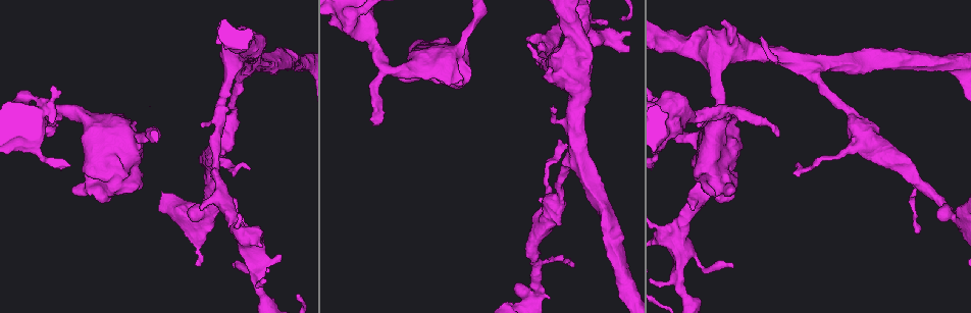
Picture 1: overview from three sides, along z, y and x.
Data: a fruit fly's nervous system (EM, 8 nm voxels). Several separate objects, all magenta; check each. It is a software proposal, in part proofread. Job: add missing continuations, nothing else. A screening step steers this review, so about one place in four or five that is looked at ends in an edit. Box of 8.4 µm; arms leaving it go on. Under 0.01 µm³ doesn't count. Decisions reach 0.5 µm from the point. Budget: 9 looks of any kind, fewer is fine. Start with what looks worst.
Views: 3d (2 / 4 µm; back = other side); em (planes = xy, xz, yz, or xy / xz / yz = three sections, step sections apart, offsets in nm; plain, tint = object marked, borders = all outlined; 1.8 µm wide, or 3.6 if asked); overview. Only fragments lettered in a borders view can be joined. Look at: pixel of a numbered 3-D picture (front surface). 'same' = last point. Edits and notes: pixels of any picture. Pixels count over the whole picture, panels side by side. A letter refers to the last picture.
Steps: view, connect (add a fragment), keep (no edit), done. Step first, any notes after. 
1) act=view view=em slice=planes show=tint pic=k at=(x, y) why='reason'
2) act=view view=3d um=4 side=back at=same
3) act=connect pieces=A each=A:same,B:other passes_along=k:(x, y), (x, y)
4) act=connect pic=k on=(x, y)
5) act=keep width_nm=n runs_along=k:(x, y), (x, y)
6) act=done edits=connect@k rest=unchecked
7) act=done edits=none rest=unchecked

act=view view=3d um=4 pic=1 at=(372, 125) why='an open end'

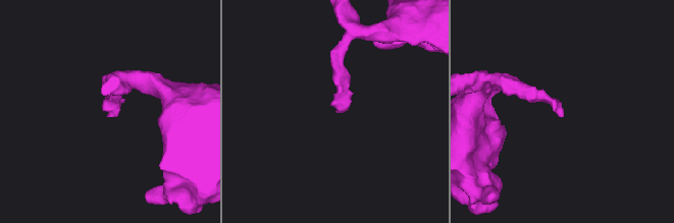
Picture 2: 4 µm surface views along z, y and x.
act=view view=em slice=planes show=borders pic=2 at=(563, 116) why='now the EM'

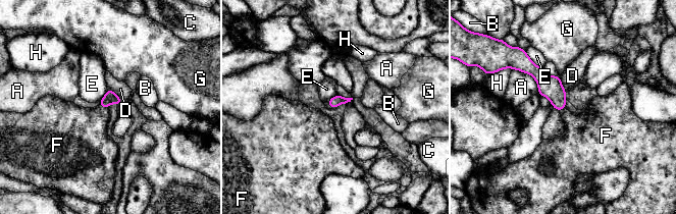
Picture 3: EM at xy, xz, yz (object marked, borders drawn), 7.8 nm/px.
act=connect pieces=F longest_contact=A:300nm each=A:other,B:other,C:other,D:other,E:other,F:same,G:other,H:other found='it goes on there'

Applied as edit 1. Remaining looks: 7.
act=view view=em um=3.6 slice=planes show=borders pic=1 at=(734, 180) why='touches itself'

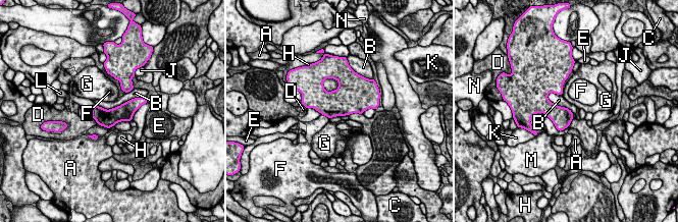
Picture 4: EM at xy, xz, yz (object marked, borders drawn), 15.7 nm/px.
act=keep width_nm=280 each=A:other,B:other,C:other,D:other,E:other,F:other,G:other,H:other,J:other,K:other,L:other,M:other,N:other runs_along=4:(139, 103), (115, 115), (94, 115) found='none of them fits'

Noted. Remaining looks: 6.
act=view view=em um=3.6 slice=planes show=borders pic=1 at=(190, 219) why='an open end'

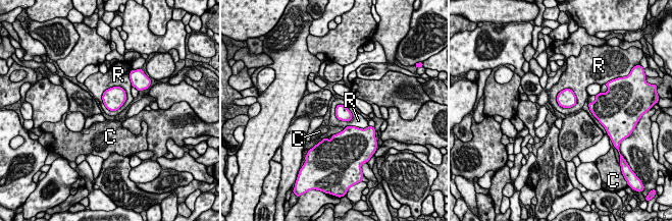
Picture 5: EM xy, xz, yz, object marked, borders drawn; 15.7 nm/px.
act=keep longest_contact=R:440nm each=C:other,R:other border=5:(119, 86), (125, 100), (110, 111) found='no lettered fragment goes on from it'

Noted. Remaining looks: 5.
act=view view=3d um=2 pic=1 at=(204, 121) why='branch stops here'

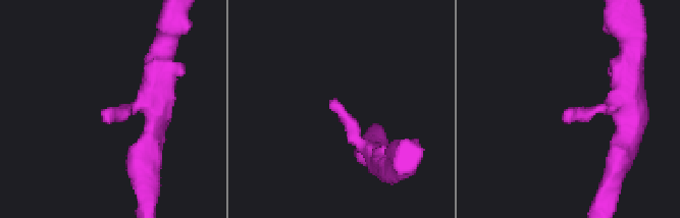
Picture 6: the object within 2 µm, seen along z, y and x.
act=view view=em slice=planes show=borders pic=6 at=(329, 105)

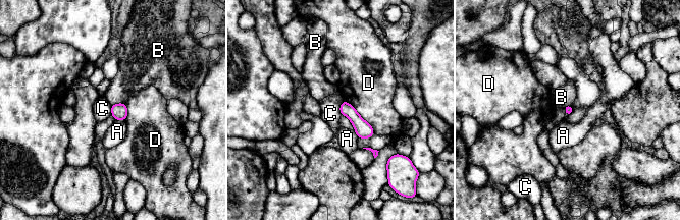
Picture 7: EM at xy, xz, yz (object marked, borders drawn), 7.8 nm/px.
act=keep each=A:other,B:other,C:other,D:other border=7:(344, 100), (340, 107), (341, 114) found='none of them fits'

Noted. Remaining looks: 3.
act=done edits=connect@3 rest=unchecked

